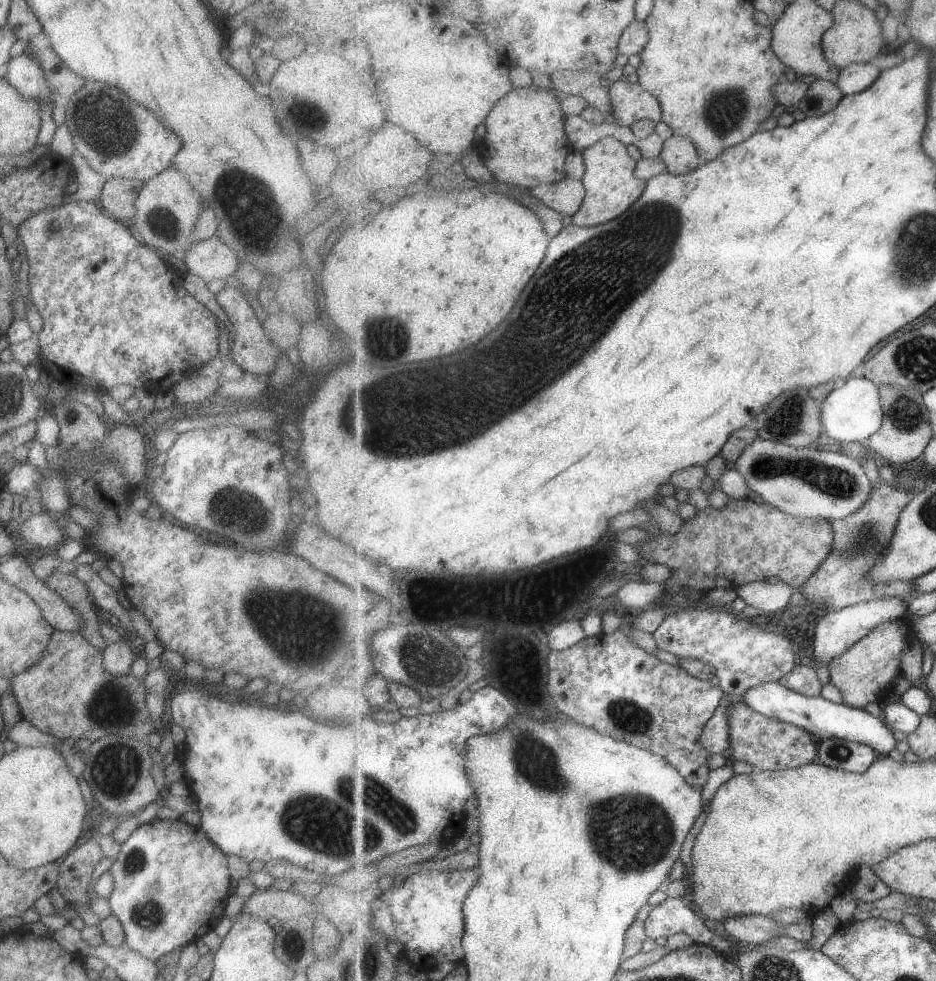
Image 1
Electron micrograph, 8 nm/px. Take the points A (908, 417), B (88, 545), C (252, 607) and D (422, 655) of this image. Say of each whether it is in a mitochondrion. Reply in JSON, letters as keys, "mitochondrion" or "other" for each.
{"A":"mitochondrion","B":"other","C":"mitochondrion","D":"mitochondrion"}

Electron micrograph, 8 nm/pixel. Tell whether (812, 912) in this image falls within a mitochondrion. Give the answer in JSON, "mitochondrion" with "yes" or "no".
{"mitochondrion":"no"}

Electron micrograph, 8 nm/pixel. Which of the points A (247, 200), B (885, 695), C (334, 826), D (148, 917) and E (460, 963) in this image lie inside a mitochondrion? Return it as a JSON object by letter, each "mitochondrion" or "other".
{"A":"mitochondrion","B":"other","C":"mitochondrion","D":"mitochondrion","E":"other"}

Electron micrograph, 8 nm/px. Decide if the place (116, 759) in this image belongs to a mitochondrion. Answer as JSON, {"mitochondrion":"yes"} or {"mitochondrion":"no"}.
{"mitochondrion":"yes"}

